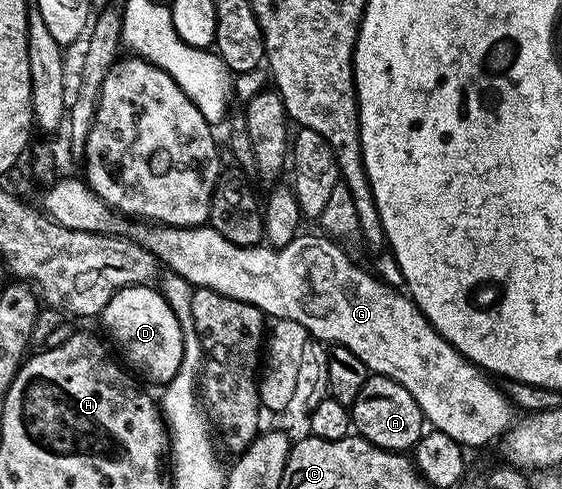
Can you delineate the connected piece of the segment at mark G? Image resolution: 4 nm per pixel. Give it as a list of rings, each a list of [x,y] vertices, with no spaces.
[[[80,176],[77,177],[65,177],[62,181],[55,182],[45,193],[44,212],[63,227],[71,227],[71,231],[128,237],[130,241],[151,251],[151,255],[155,255],[168,272],[177,273],[194,287],[210,289],[219,295],[246,301],[264,313],[266,318],[294,321],[307,327],[309,334],[322,343],[342,345],[347,347],[347,351],[355,351],[355,355],[363,359],[370,374],[390,377],[395,383],[405,387],[422,409],[424,420],[432,428],[443,431],[443,435],[451,435],[451,439],[455,439],[462,447],[485,445],[493,440],[496,442],[504,437],[505,432],[514,424],[514,402],[506,397],[498,386],[496,389],[478,366],[467,360],[456,347],[447,343],[433,330],[432,323],[421,314],[413,300],[392,285],[385,284],[372,272],[369,271],[369,274],[367,270],[360,269],[353,262],[356,260],[336,240],[325,235],[298,235],[294,241],[287,243],[287,247],[279,250],[264,244],[236,245],[223,239],[223,235],[219,235],[219,231],[215,231],[207,223],[175,227],[130,219],[112,209]]]

